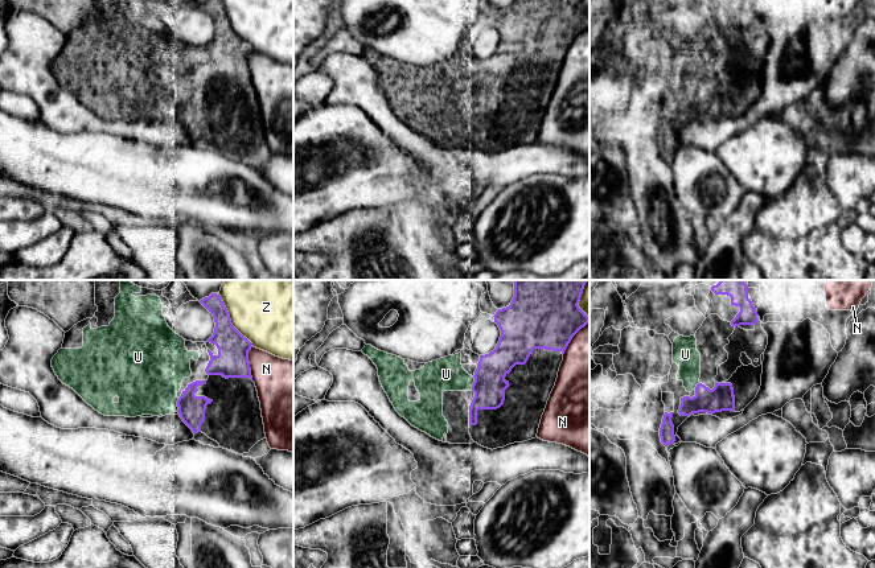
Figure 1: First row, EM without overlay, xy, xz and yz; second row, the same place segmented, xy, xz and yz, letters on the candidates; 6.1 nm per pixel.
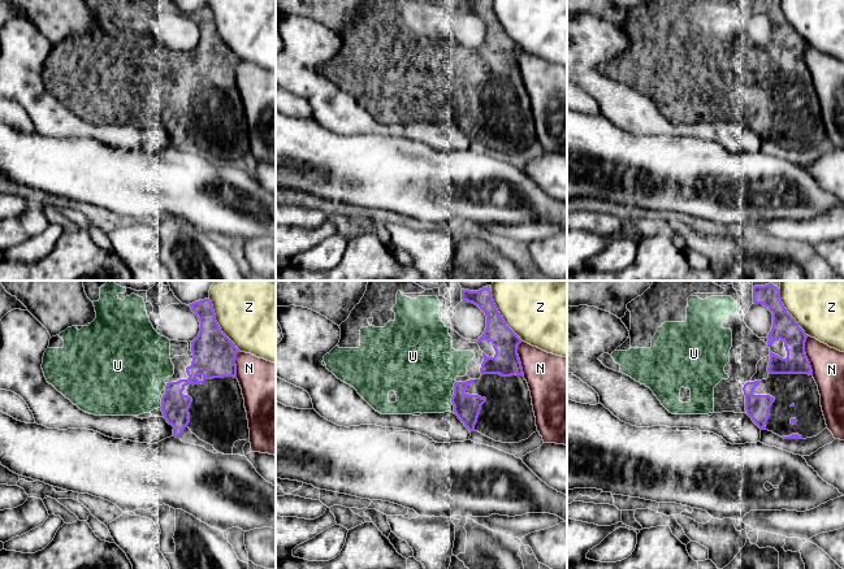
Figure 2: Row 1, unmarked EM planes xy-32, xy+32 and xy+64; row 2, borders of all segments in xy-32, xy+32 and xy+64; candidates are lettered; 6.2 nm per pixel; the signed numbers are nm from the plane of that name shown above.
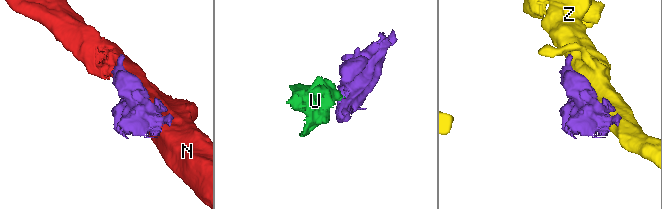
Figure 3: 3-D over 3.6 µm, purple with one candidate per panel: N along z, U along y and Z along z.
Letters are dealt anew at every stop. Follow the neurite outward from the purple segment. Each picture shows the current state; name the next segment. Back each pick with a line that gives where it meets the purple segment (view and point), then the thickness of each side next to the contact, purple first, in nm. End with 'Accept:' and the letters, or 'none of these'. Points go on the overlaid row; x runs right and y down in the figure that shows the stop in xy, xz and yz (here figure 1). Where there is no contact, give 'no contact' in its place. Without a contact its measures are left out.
U: meets purple in xz at (473, 383); 200 nm thick on the purple side, 200 nm on the other
Accept: U

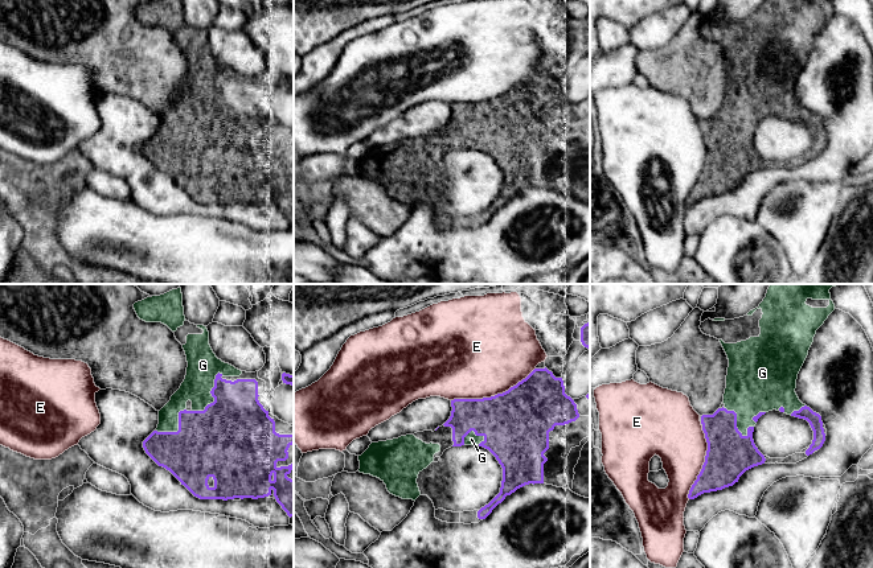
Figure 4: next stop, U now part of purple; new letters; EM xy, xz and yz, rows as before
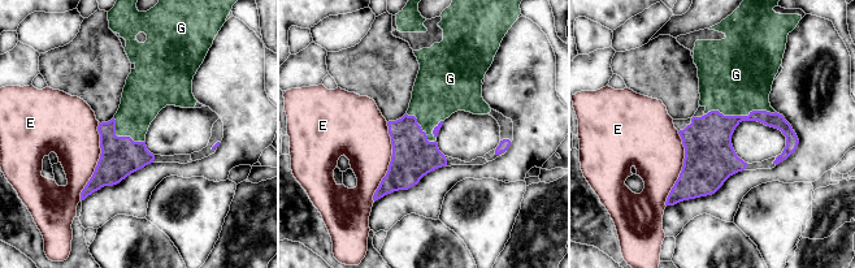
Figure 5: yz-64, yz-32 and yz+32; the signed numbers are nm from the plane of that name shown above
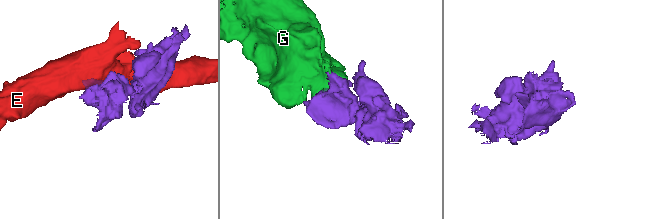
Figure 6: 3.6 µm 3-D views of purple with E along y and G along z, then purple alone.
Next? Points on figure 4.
G: meets purple in xy at (212, 395); 440 nm thick on the purple side, 190 nm on the other
Accept: G

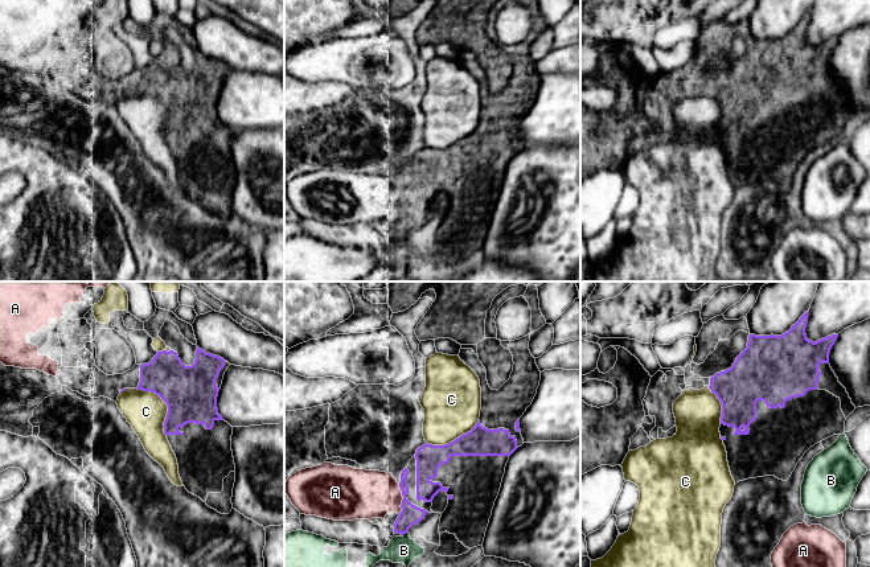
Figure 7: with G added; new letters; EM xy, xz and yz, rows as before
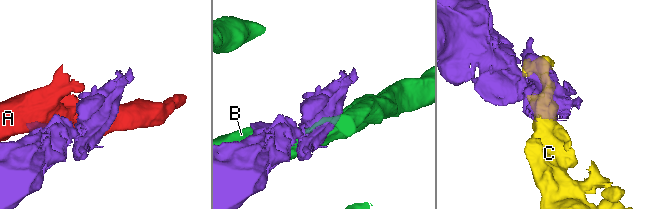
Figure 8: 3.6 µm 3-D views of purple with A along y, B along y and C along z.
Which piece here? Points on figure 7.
Accept: none of these

